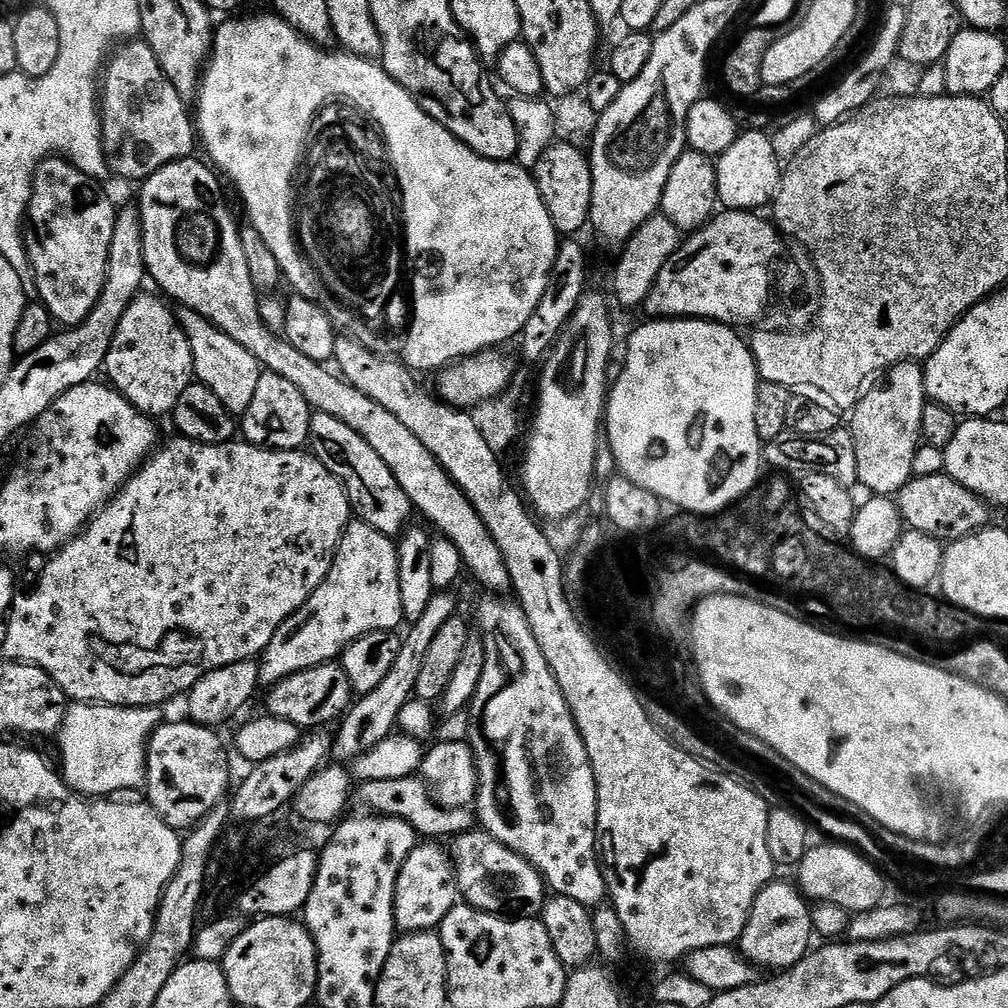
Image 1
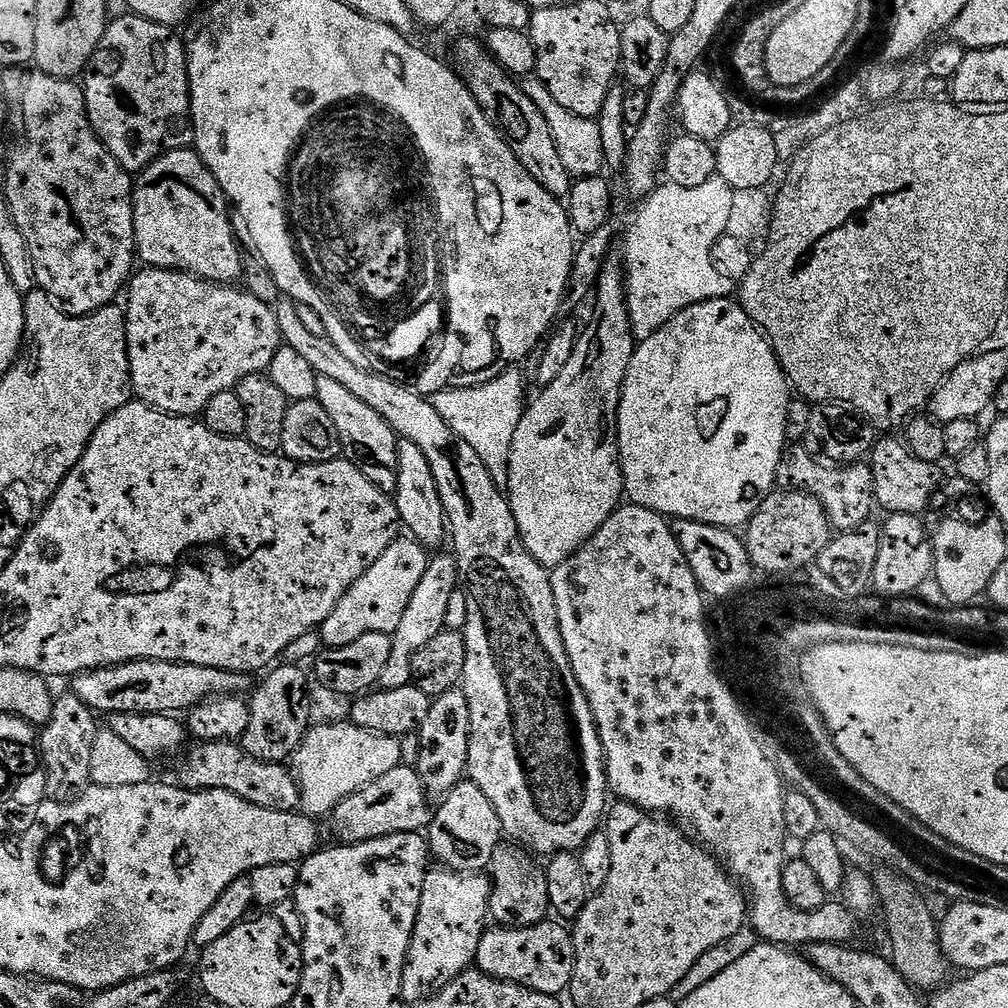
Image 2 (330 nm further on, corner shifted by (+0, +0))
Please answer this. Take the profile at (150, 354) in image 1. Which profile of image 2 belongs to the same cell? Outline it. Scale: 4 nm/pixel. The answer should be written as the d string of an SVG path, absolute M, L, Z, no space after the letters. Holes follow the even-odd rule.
M147 266L141 269L126 288L126 338L132 391L143 403L169 416L196 418L214 394L233 391L247 376L267 373L274 354L282 347L276 309L271 303L243 292L240 286L210 284L188 272Z

